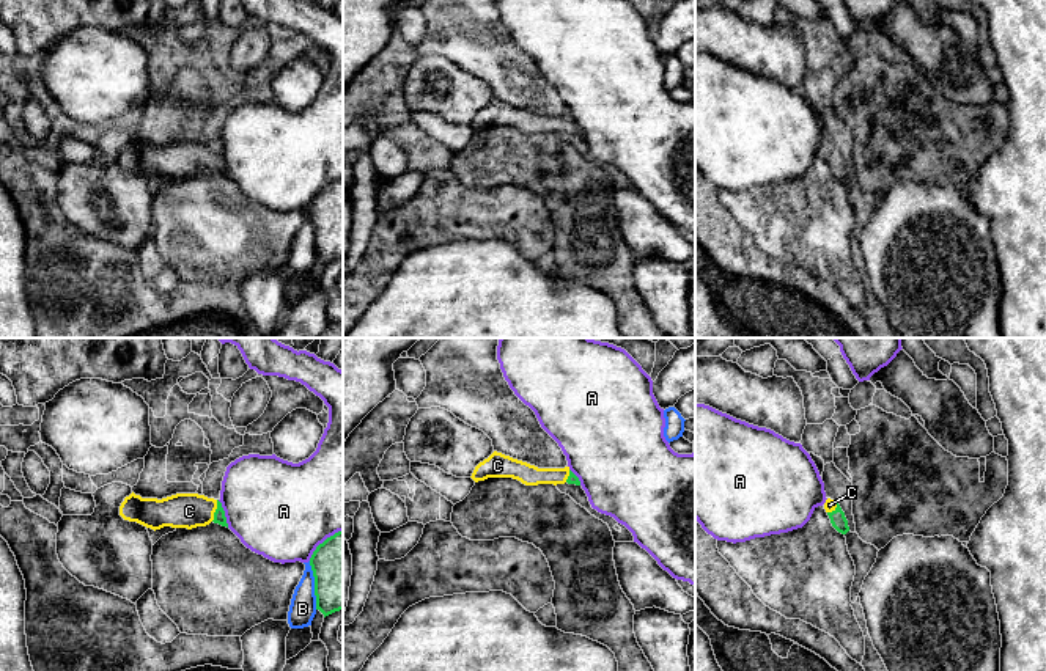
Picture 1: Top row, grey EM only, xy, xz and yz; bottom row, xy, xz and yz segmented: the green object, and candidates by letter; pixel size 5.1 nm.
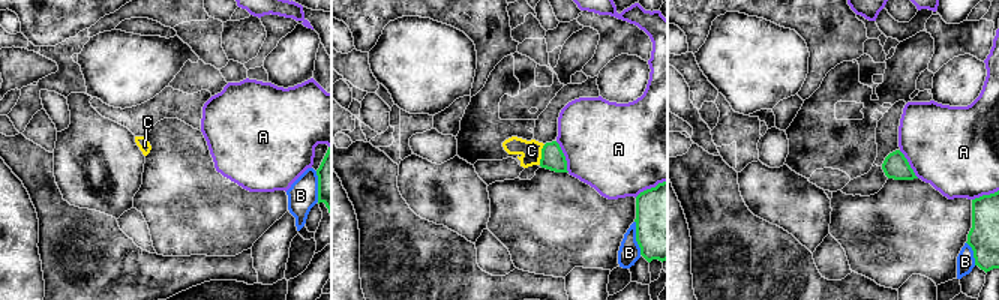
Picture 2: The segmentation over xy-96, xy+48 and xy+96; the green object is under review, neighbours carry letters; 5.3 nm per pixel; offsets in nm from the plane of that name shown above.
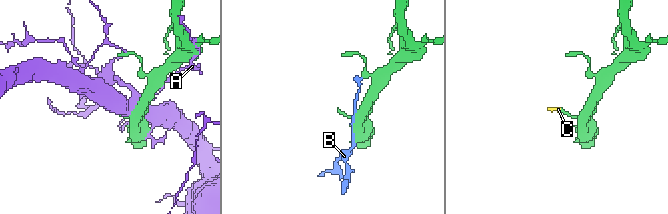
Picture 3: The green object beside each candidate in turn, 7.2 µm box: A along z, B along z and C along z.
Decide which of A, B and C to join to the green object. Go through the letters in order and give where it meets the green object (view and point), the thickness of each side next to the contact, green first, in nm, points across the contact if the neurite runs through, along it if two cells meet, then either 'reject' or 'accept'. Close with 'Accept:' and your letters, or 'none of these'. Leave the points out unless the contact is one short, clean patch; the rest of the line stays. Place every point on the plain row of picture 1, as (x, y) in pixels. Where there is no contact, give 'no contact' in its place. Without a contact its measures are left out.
A: meets green in xy at (224, 162); 60 nm thick on the green side, 480 nm on the other; reject
B: meets green in xy at (315, 233); 300 nm thick on the green side, 140 nm on the other; reject
C: meets green in xy at (216, 159); 60 nm thick on the green side, 180 nm on the other; runs through xy (219, 164), (216, 159), (189, 159); accept
Accept: C

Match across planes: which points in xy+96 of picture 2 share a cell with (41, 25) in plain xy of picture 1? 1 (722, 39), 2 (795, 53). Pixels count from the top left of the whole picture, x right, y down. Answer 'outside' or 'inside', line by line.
1: outside
2: outside

